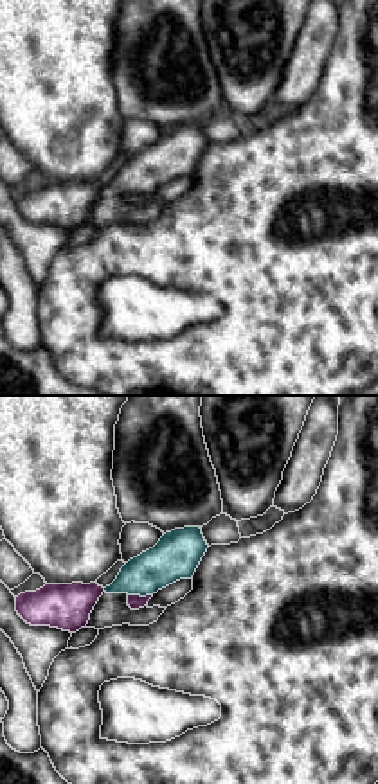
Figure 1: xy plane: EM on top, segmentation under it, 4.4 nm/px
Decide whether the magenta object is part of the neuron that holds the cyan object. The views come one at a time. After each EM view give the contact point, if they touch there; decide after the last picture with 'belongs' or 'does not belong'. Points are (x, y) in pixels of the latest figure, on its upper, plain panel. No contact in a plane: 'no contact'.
meets cyan at (141, 193)

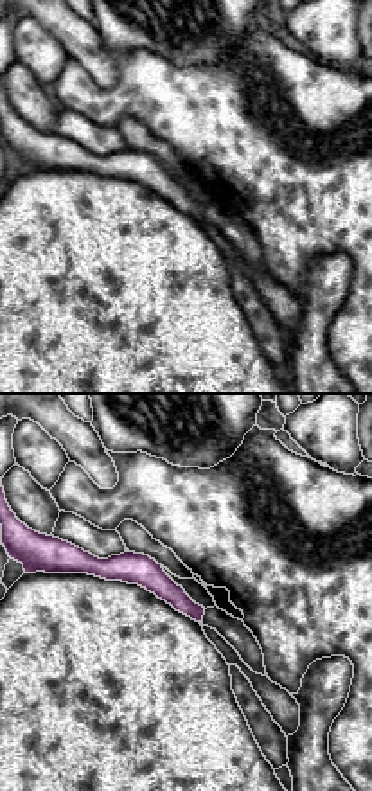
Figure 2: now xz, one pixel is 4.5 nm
no contact

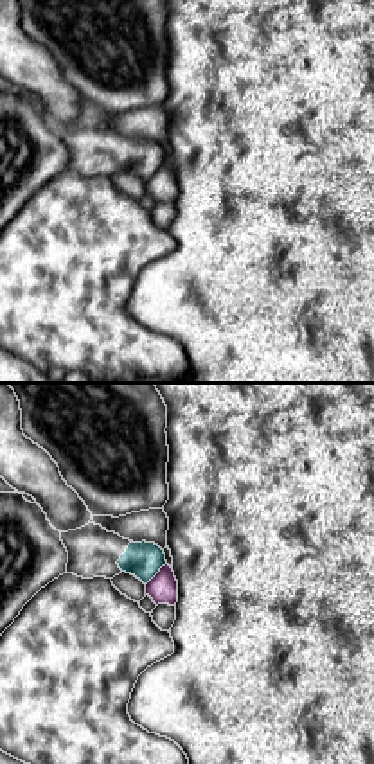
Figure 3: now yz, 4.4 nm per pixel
meets cyan at (157, 169)

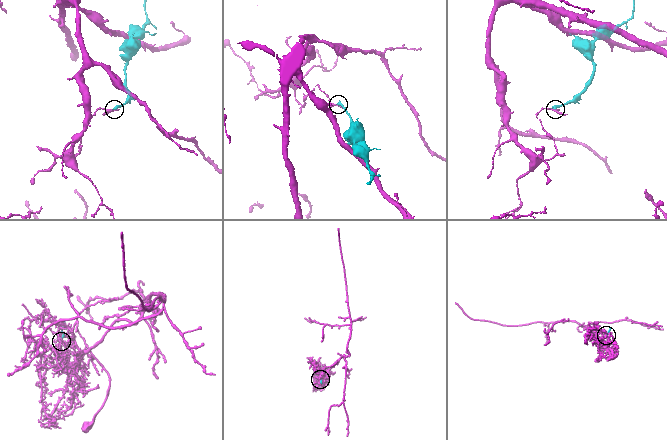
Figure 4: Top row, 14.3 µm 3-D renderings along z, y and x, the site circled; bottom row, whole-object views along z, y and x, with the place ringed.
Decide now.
does not belong

